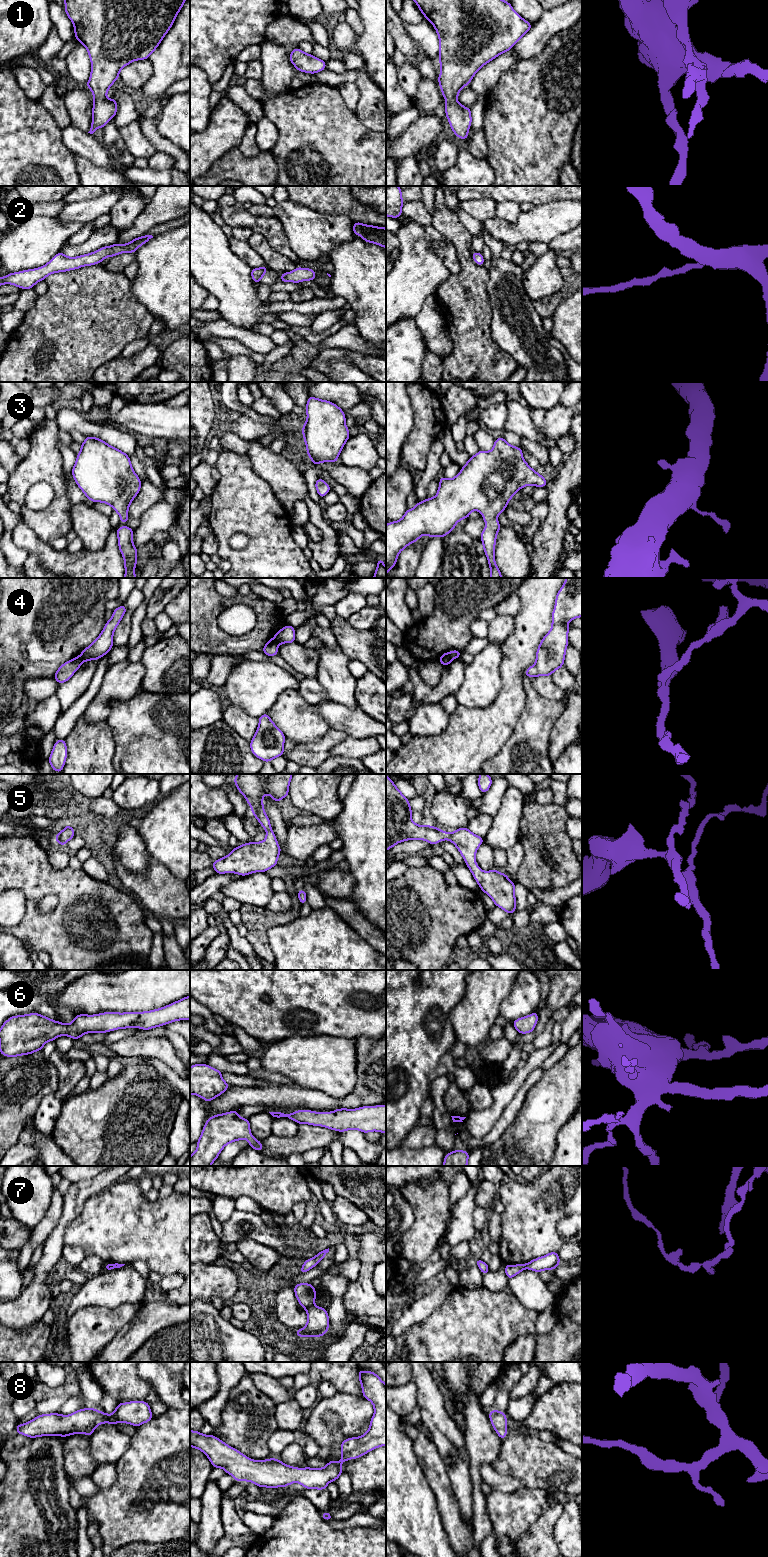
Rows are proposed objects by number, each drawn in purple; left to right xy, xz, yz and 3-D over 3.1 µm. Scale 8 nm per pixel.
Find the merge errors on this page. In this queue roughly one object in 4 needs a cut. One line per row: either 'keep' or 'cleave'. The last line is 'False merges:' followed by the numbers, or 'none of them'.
1: keep
2: keep
3: keep
4: cleave
5: keep
6: keep
7: cleave
8: keep
False merges: 4, 7

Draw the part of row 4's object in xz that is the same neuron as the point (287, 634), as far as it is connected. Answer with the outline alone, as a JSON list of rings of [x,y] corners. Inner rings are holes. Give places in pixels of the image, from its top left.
[[[287,625],[284,628],[277,631],[274,639],[278,644],[294,643],[295,642],[295,628],[291,625]]]

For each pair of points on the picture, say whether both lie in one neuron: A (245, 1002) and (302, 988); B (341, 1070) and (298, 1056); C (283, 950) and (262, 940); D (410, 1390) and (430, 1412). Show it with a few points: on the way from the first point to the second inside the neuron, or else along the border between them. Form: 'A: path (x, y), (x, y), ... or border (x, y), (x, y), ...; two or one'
A: path (259, 988), (288, 988); one
B: path (330, 1066), (327, 1063), (309, 1061); one
C: border (283, 924), (272, 926), (266, 932), (275, 959); two
D: border (412, 1379), (416, 1387), (417, 1404); two

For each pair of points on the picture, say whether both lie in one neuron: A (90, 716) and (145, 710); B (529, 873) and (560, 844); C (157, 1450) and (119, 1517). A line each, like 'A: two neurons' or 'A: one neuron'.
A: two neurons
B: one neuron
C: one neuron

